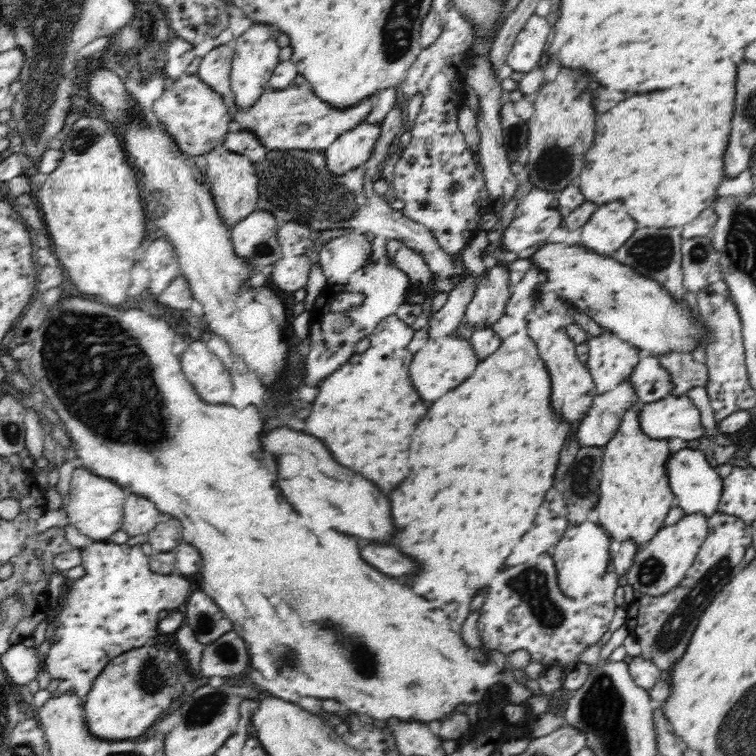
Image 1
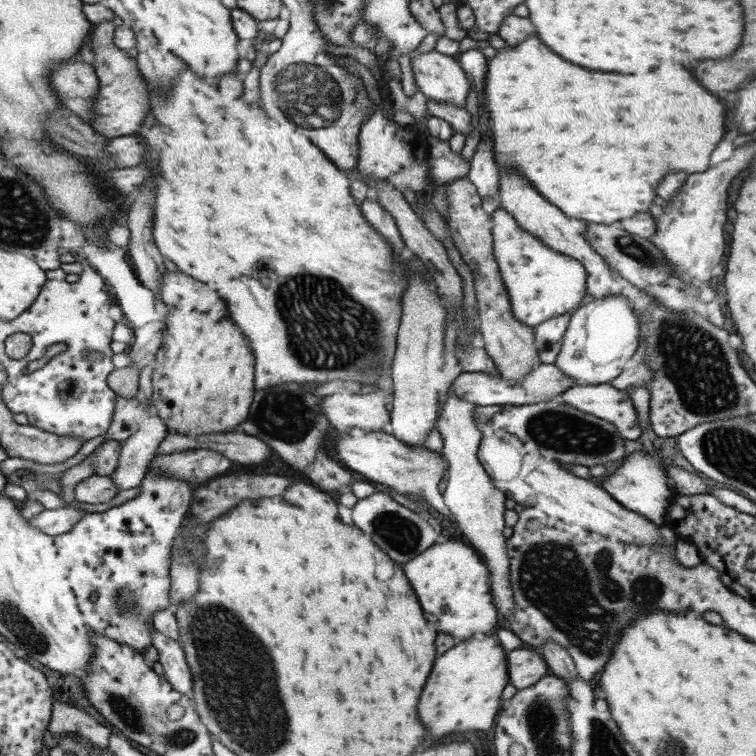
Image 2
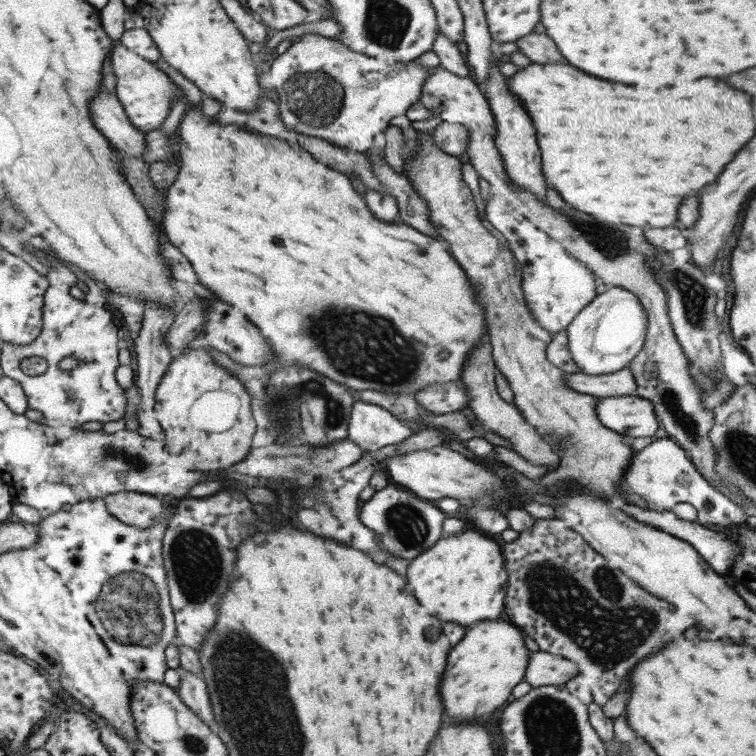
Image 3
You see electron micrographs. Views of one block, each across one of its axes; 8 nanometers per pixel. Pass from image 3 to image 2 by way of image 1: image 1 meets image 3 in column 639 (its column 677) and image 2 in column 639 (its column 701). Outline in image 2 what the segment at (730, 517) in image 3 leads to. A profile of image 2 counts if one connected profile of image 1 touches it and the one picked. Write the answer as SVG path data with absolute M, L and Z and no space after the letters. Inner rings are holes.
M644 450L634 451L633 453L629 453L628 457L623 458L621 464L613 473L607 474L598 483L623 508L645 517L645 519L651 521L654 525L663 525L668 522L668 519L665 518L665 510L668 510L668 514L670 515L670 510L667 506L669 506L671 500L674 500L673 496L675 494L674 485L671 480L668 480L667 471L665 471L665 467L663 466L665 466L665 459L661 458L657 452L648 454Z

